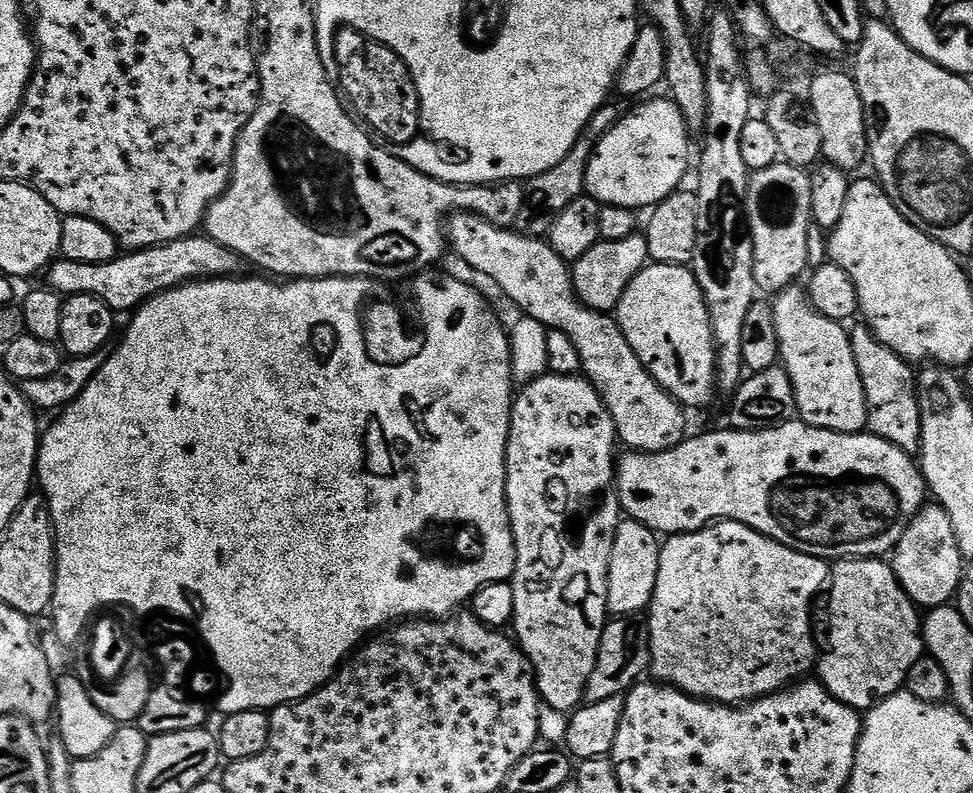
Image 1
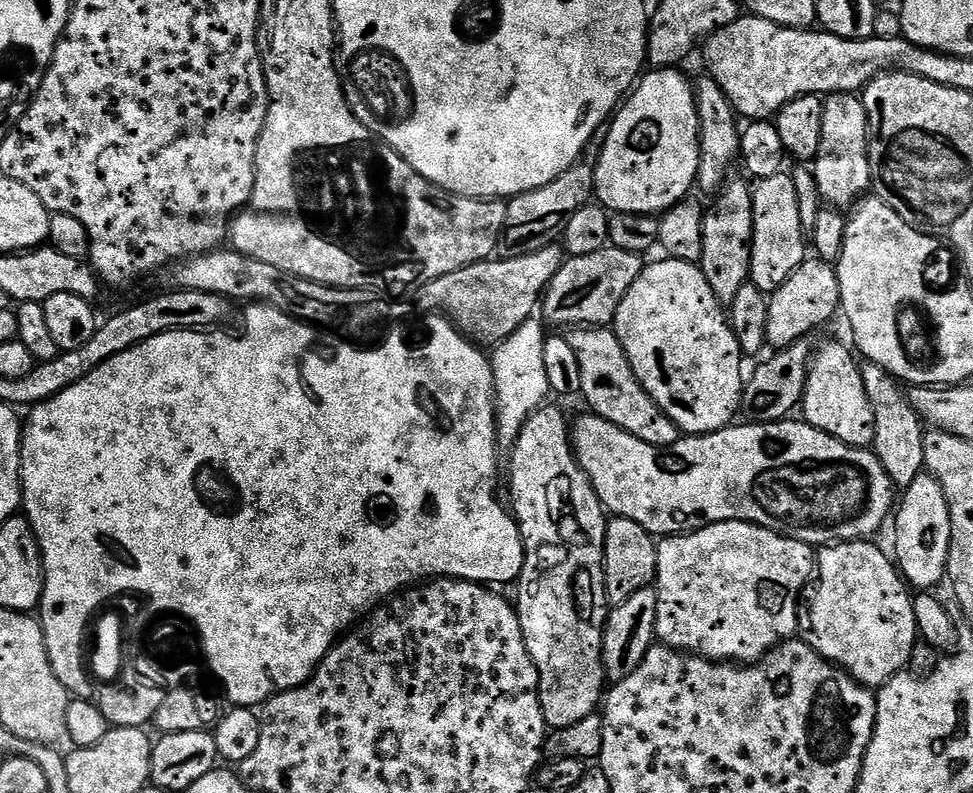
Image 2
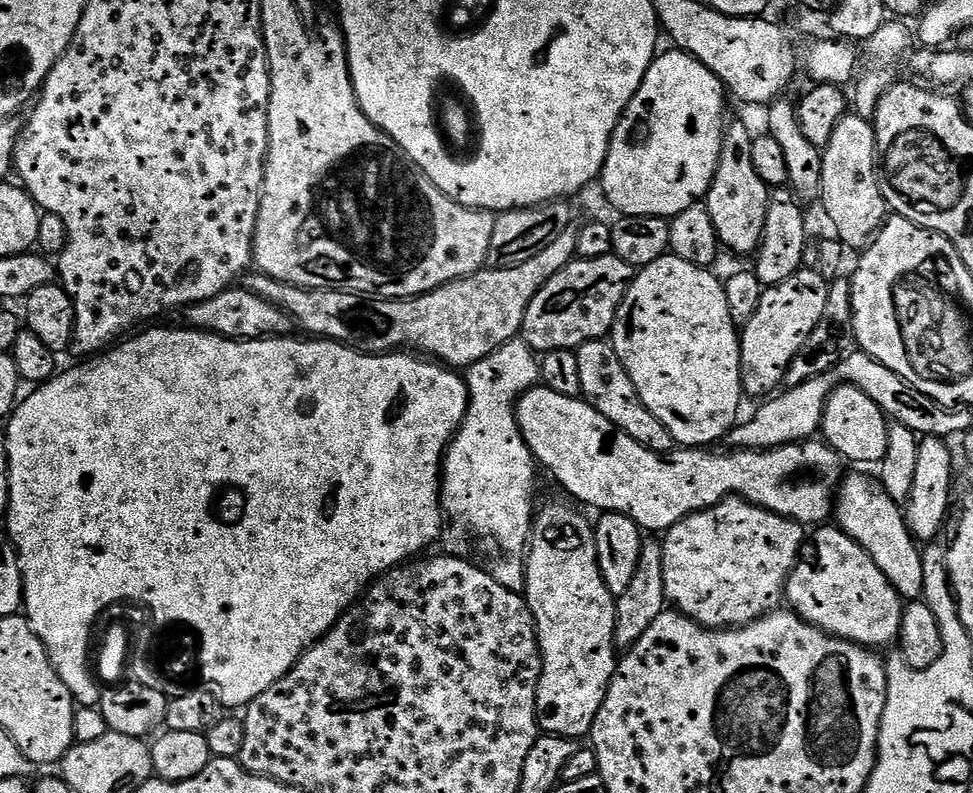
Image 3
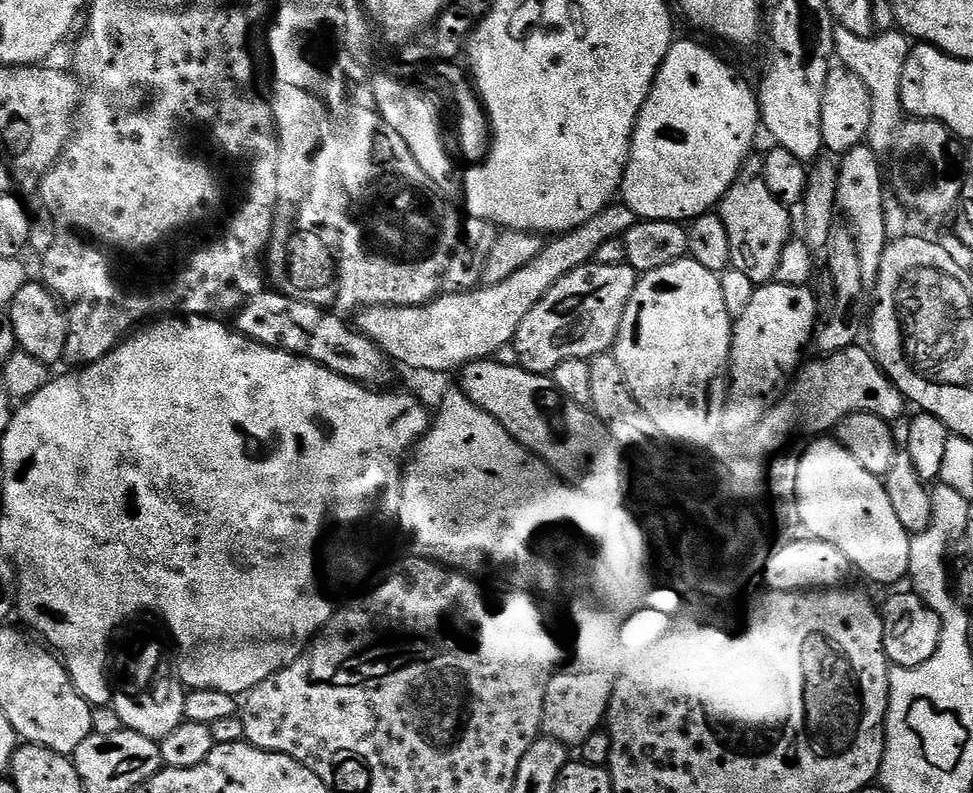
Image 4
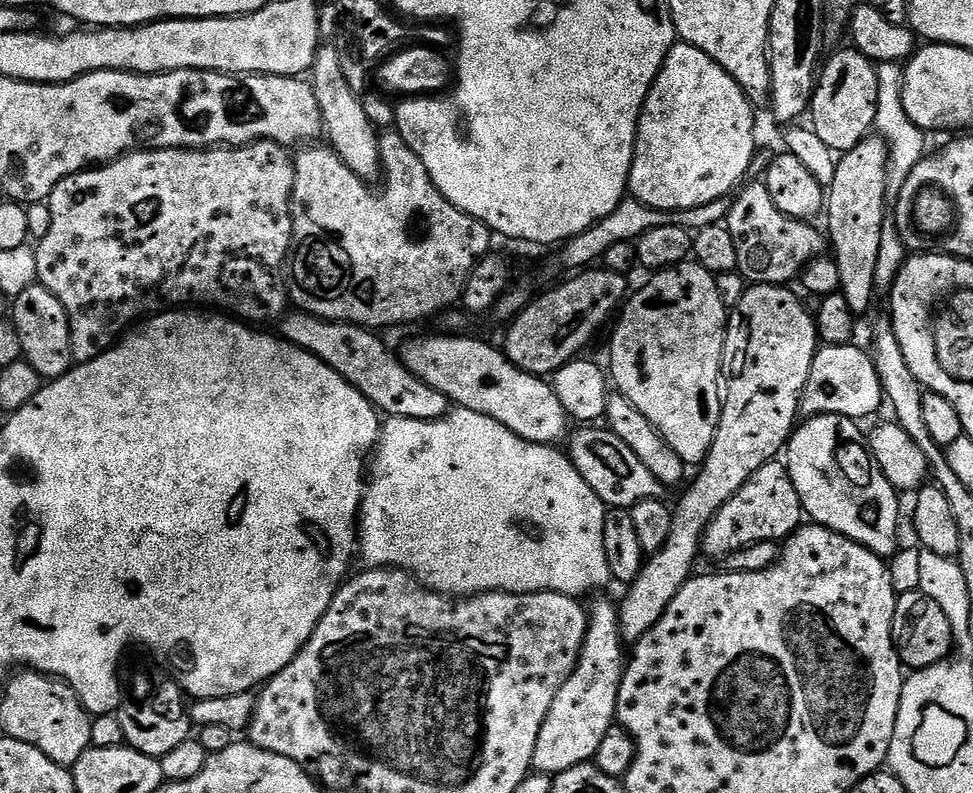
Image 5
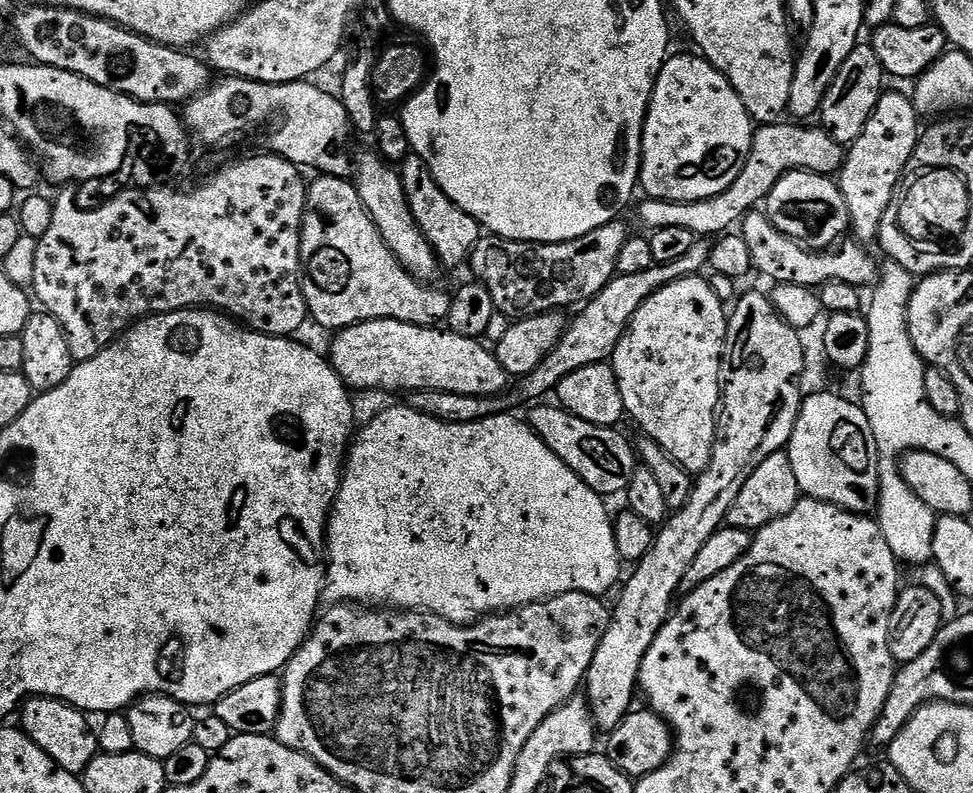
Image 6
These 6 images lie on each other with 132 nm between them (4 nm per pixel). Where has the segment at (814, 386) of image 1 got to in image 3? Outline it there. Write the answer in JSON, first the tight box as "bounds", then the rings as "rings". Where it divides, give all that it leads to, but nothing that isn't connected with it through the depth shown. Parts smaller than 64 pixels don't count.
{"bounds":[822,384,889,466],"rings":[[[842,384],[832,391],[828,400],[824,411],[822,436],[828,447],[833,448],[837,456],[845,461],[853,460],[856,464],[879,466],[888,453],[889,423],[884,411],[870,398],[866,398],[860,388],[852,384]]]}

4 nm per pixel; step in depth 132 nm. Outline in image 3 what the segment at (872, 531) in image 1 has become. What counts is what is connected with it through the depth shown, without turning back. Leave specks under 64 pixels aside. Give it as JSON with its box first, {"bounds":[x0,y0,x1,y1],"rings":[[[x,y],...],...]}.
{"bounds":[516,386,842,533],"rings":[[[533,386],[520,397],[516,405],[516,421],[522,438],[539,467],[544,468],[576,500],[597,508],[597,513],[617,512],[630,518],[645,533],[667,533],[678,522],[696,512],[704,512],[731,496],[749,500],[764,508],[805,526],[824,526],[833,519],[842,483],[841,457],[827,443],[813,438],[803,444],[787,444],[769,452],[746,452],[743,450],[673,450],[667,454],[646,450],[630,434],[618,430],[614,422],[602,418],[588,401],[575,396],[566,398],[543,386]]]}

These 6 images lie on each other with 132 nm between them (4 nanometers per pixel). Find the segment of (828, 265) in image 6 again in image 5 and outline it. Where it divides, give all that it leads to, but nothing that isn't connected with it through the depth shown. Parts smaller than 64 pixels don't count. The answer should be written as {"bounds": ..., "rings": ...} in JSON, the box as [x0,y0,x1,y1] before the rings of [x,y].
{"bounds":[726,183,825,285],"rings":[[[764,183],[747,184],[735,193],[736,201],[731,201],[726,217],[726,226],[730,230],[730,238],[734,238],[734,247],[738,253],[736,272],[741,274],[749,285],[791,285],[811,260],[825,255],[825,233],[821,229],[819,232],[814,226],[815,223],[795,220],[782,214],[782,210],[774,206],[770,190],[766,190]]]}

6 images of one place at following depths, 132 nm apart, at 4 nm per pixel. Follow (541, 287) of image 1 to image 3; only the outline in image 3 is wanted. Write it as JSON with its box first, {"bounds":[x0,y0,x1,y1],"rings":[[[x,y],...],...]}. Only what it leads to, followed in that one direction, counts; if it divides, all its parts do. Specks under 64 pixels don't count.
{"bounds":[575,339,677,454],"rings":[[[607,339],[591,340],[575,349],[575,354],[578,358],[578,374],[582,377],[583,399],[594,406],[602,418],[614,422],[618,430],[630,434],[634,442],[646,446],[646,450],[651,452],[667,454],[677,447],[670,430],[666,430],[666,426],[662,426],[662,422],[658,422],[658,418],[654,418],[654,414],[650,414],[642,402],[634,382],[630,382],[630,374],[626,374],[626,366],[622,366],[622,358],[618,358],[611,342]]]}

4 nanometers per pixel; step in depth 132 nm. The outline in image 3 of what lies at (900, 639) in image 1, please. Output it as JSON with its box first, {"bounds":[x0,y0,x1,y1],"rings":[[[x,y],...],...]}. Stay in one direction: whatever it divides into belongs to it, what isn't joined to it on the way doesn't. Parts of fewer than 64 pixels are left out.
{"bounds":[787,526,906,650],"rings":[[[820,526],[815,532],[816,537],[813,540],[811,537],[806,548],[808,564],[797,563],[788,576],[787,607],[801,616],[807,624],[822,629],[830,636],[837,636],[840,640],[859,644],[861,648],[881,650],[880,648],[886,647],[887,644],[895,645],[900,639],[902,614],[906,604],[896,592],[894,585],[888,581],[886,574],[878,570],[878,562],[874,562],[872,555],[854,538],[847,536],[844,529],[839,526]]]}

